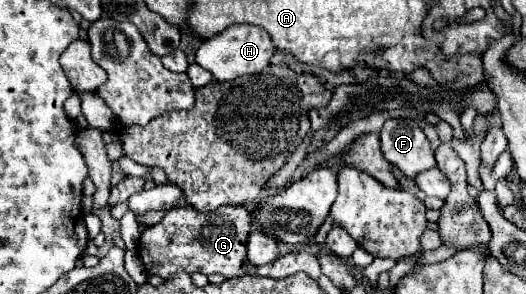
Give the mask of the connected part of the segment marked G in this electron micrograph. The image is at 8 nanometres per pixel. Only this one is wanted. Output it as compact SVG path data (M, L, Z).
M193 206L169 210L167 216L147 228L137 244L137 254L143 260L147 274L169 278L179 270L189 274L223 274L227 278L239 278L251 272L245 256L245 242L251 230L251 216L243 206L221 206L213 212L197 212Z

